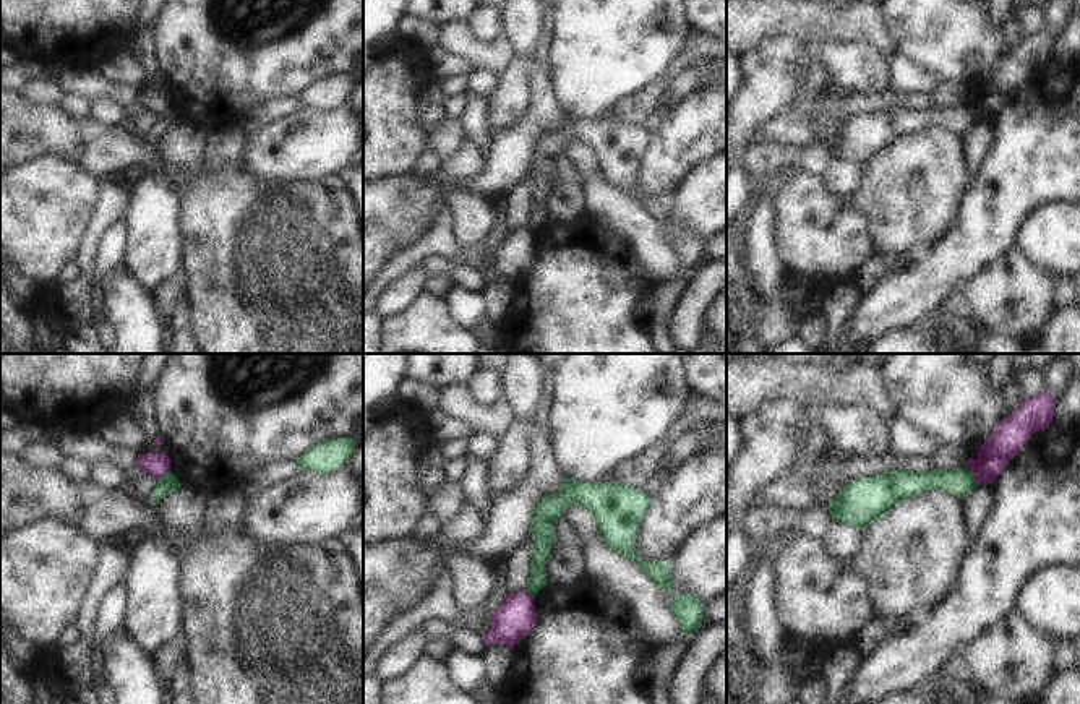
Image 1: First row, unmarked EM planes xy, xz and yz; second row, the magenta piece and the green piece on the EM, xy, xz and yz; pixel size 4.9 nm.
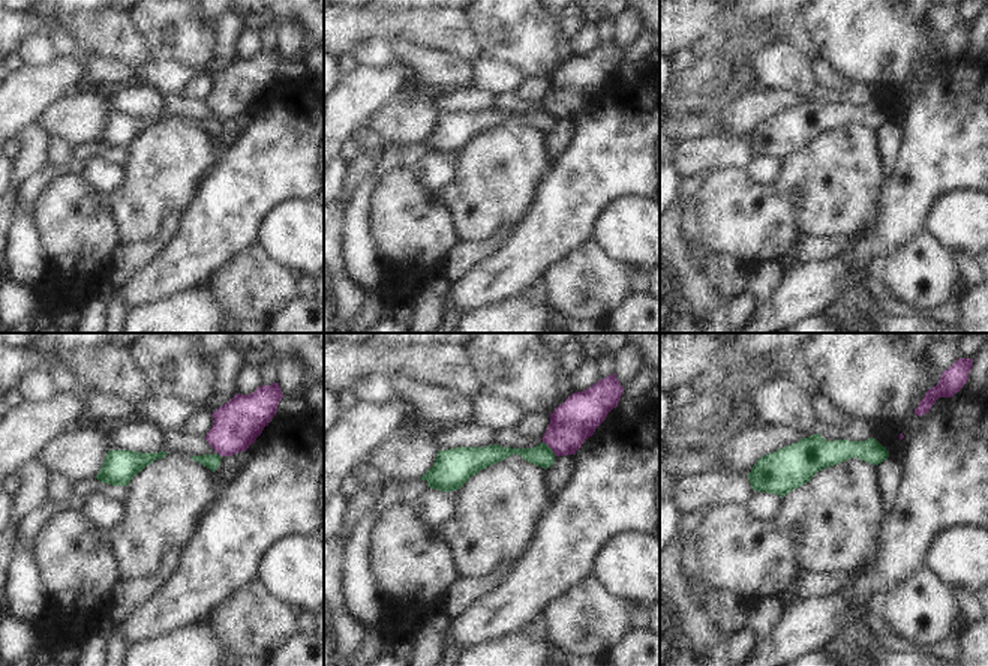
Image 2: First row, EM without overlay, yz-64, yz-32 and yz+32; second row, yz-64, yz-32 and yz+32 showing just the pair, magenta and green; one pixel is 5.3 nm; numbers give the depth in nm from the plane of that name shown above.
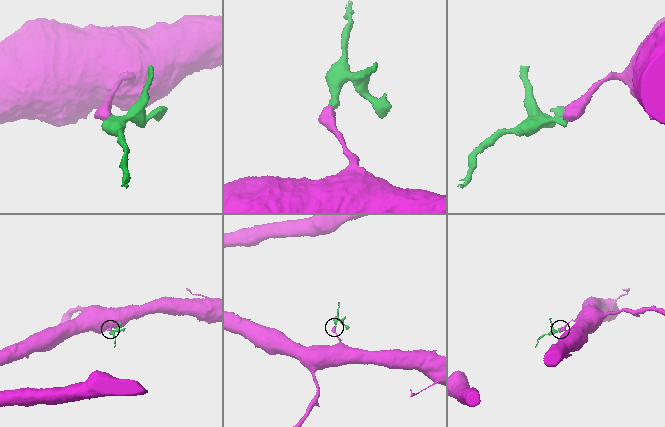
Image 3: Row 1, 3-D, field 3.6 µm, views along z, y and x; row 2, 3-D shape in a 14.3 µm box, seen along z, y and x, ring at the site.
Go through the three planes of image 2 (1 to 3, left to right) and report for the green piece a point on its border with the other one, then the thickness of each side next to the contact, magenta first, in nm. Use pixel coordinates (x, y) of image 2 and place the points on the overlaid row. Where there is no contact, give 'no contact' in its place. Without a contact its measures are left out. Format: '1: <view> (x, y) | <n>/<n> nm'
1: yz-64 (221, 455) | 260/80 nm
2: yz-32 (550, 447) | 240/120 nm
3: no contact

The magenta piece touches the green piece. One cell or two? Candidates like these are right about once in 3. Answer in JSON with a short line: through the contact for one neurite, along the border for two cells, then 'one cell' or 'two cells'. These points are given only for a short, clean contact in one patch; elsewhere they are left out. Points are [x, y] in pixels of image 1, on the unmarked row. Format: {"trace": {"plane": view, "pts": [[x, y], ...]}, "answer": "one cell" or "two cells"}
{"trace": {"plane": "yz", "pts": [[965, 103], [978, 120]]}, "answer": "two cells"}

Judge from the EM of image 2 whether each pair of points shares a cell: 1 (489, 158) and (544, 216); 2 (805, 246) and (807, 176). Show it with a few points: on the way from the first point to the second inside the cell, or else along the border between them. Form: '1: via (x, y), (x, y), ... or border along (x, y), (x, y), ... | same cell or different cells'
1: border along (547, 173), (535, 201), (513, 231) | different cells
2: border along (801, 236), (828, 236), (840, 242) | different cells

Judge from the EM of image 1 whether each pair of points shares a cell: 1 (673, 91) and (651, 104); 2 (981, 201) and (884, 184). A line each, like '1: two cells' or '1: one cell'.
1: two cells
2: two cells

